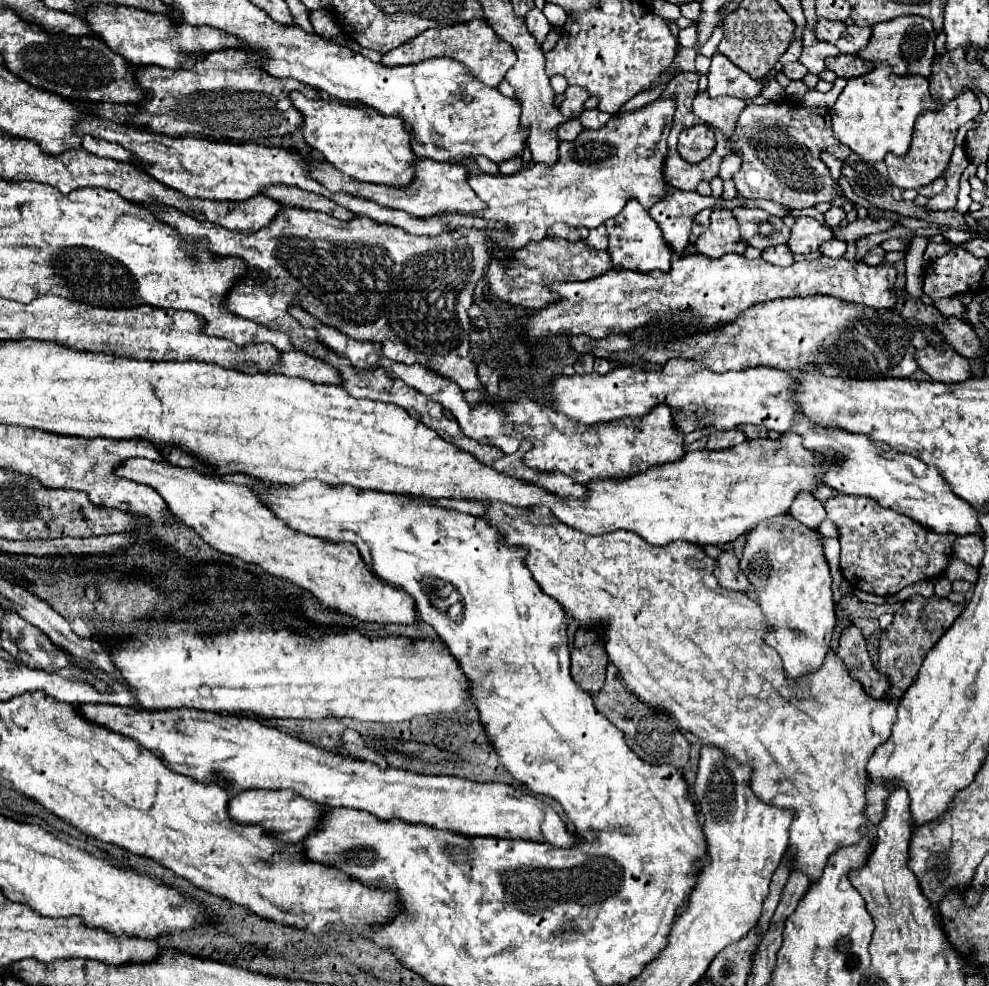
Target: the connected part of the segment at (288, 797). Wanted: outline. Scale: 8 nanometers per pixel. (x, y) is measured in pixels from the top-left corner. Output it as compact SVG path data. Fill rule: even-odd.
M248 790L246 794L238 794L230 798L228 802L228 816L238 824L256 824L262 826L270 836L274 836L278 842L296 844L302 842L304 836L314 832L318 828L318 818L322 816L324 806L302 800L298 794L290 790L280 792L266 792L266 790Z

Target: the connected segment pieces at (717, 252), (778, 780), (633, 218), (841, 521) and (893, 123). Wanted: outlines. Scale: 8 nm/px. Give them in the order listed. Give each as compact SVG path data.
M714 210L708 230L694 242L694 246L708 258L722 258L730 252L742 254L746 250L738 232L738 222L730 210Z
M496 502L496 508L486 508L486 514L480 518L484 518L490 526L494 526L506 544L528 550L526 566L532 572L532 578L538 582L538 586L542 588L544 594L552 596L554 600L558 600L564 606L566 614L570 614L574 620L578 620L580 626L584 626L584 628L604 628L606 654L608 654L610 662L618 668L620 678L624 680L624 684L630 692L634 692L648 706L668 712L680 724L680 728L684 732L692 732L694 736L698 736L702 740L702 744L716 746L724 754L732 756L736 762L752 766L750 786L752 786L752 792L762 802L766 802L770 806L778 806L782 810L794 810L794 820L790 824L790 844L788 844L788 852L794 854L794 858L788 862L792 872L806 874L808 880L814 884L822 876L826 860L834 850L860 842L860 838L862 838L860 828L866 826L864 808L866 808L866 790L868 790L868 782L870 782L870 778L866 774L866 764L868 764L872 752L882 742L886 742L886 738L890 736L890 730L896 722L896 710L898 710L900 698L868 698L868 694L862 690L862 684L848 674L848 668L844 666L842 658L832 650L828 650L824 664L816 672L802 674L802 678L798 678L790 686L790 678L786 676L782 658L778 656L778 652L772 646L768 646L764 642L764 636L772 630L770 630L770 626L766 626L766 620L764 620L764 614L762 614L758 602L748 598L744 592L724 590L714 576L716 562L704 552L702 546L688 544L688 542L672 542L670 546L650 546L638 534L626 532L626 530L616 530L616 532L610 532L604 536L586 536L560 522L549 508L543 506L526 510L526 508L512 508L512 506L504 506L504 504Z
M628 200L624 210L606 222L606 230L610 238L608 254L612 258L612 266L620 270L636 270L636 272L652 272L652 270L668 272L670 270L670 260L674 252L664 240L662 232L658 230L658 224L650 218L648 210L642 208L638 200Z
M836 496L824 502L826 514L840 528L840 568L854 590L892 596L922 580L938 580L948 568L948 554L954 556L954 534L936 534L920 522L882 508L866 496Z
M878 64L870 74L850 78L844 92L832 106L834 136L858 154L866 164L882 162L888 152L906 156L912 142L914 124L920 114L938 110L938 102L930 100L928 80L918 76L896 76L890 66Z

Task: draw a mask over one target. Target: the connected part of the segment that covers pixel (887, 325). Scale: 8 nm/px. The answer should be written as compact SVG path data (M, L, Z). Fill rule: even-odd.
M806 296L806 298L782 298L774 302L764 302L762 306L752 306L738 318L738 322L730 322L730 326L724 326L714 332L696 334L694 338L686 338L682 342L670 342L670 346L650 348L640 346L632 348L630 340L626 336L610 336L604 340L592 340L586 336L574 338L572 348L576 352L592 352L598 358L619 359L628 355L629 364L647 362L654 369L666 364L670 358L684 358L704 364L712 372L728 372L728 370L748 370L752 366L770 366L780 368L784 372L802 368L804 364L814 364L822 370L826 376L850 376L850 378L908 378L912 376L920 366L916 362L916 350L926 348L928 340L924 336L924 326L914 320L904 320L898 316L896 310L870 310L866 306L854 306L848 302L842 302L834 296Z

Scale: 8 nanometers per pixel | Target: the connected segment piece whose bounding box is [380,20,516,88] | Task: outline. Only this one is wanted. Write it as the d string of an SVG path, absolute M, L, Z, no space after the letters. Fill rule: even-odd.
M474 20L474 22L468 22L468 26L442 26L442 28L424 30L422 34L418 34L418 38L402 44L400 48L386 52L380 60L380 64L394 68L394 66L418 64L418 62L424 62L430 58L452 58L452 60L464 64L468 68L470 76L480 78L486 86L492 86L492 88L504 80L506 72L516 62L516 54L514 54L512 46L502 42L486 22Z

